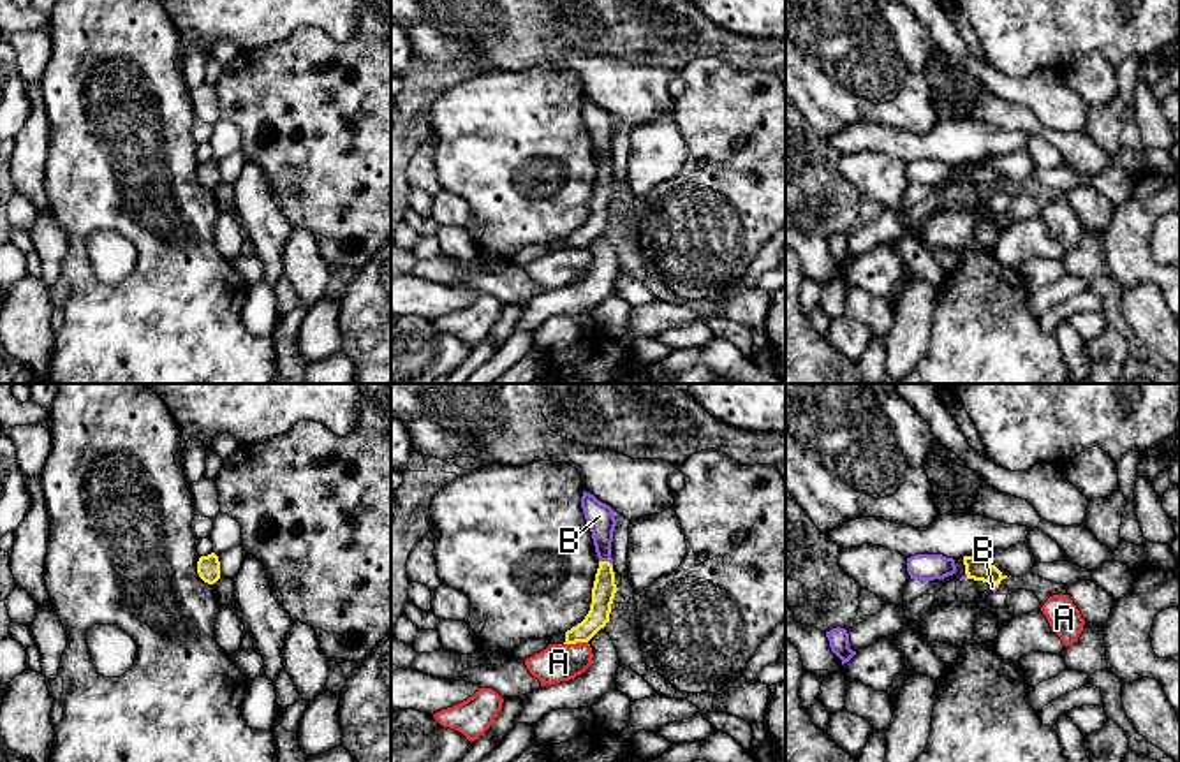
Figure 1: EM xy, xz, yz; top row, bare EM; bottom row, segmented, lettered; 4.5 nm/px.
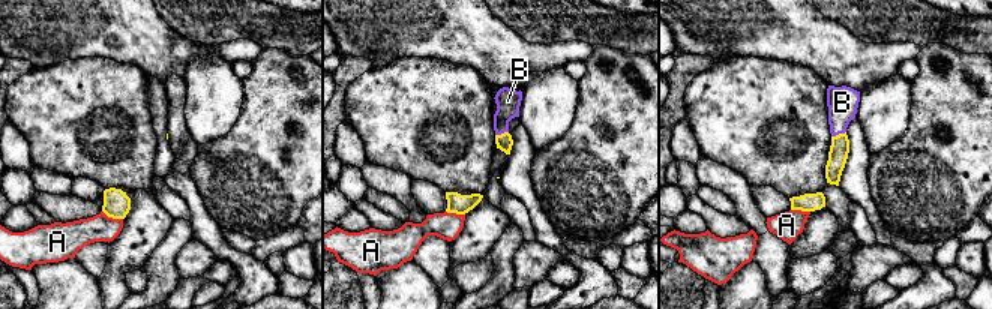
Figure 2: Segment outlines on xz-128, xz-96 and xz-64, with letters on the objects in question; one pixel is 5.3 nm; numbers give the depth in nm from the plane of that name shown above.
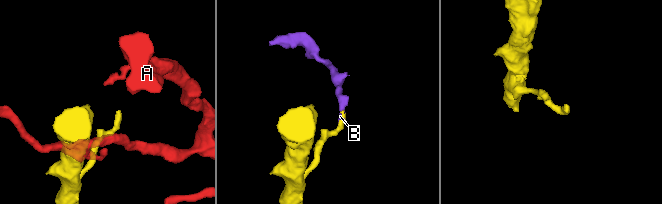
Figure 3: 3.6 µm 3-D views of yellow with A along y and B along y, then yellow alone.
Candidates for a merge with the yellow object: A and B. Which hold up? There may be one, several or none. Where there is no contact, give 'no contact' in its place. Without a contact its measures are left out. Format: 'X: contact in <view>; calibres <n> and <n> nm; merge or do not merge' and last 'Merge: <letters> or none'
A: contact in xz; calibres 100 and 180 nm; do not merge
B: contact in xz; calibres 110 and 130 nm; merge
Merge: B

